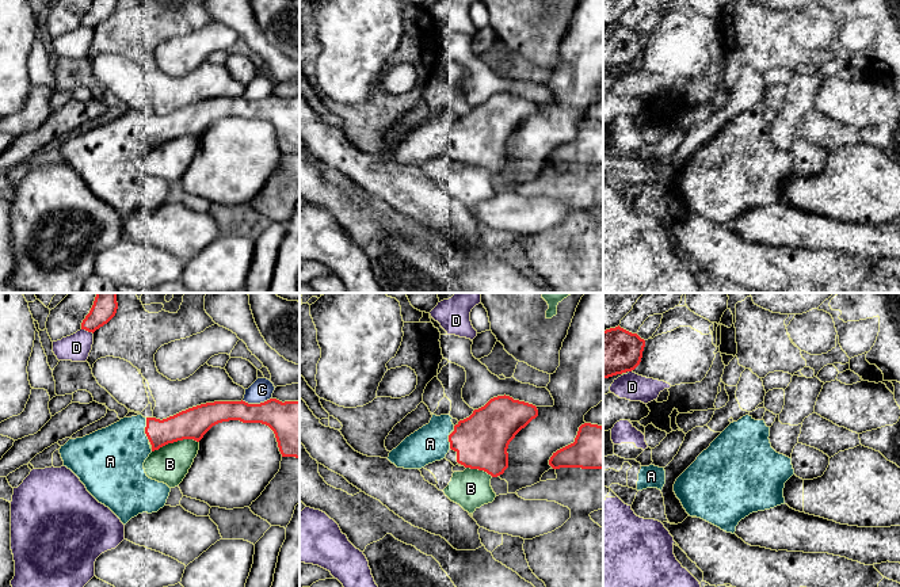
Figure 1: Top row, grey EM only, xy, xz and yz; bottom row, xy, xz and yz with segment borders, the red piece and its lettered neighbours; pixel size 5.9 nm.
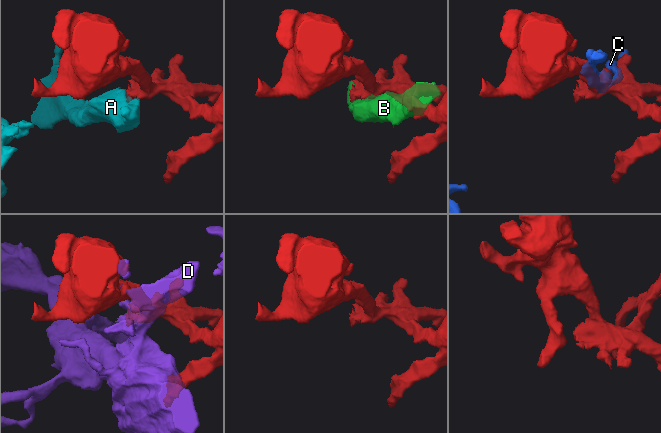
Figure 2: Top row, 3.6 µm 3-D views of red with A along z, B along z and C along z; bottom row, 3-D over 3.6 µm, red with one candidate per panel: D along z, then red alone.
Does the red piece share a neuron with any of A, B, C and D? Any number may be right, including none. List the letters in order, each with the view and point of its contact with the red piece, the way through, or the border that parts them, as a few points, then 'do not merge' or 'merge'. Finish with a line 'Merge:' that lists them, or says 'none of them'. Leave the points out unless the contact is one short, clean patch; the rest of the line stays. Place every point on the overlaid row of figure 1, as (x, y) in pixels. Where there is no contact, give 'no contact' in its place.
A: xy (145, 430) | merge
B: xy (175, 441) | do not merge
C: xy (256, 404) | do not merge
D: xy (87, 330) | do not merge
Merge: A

